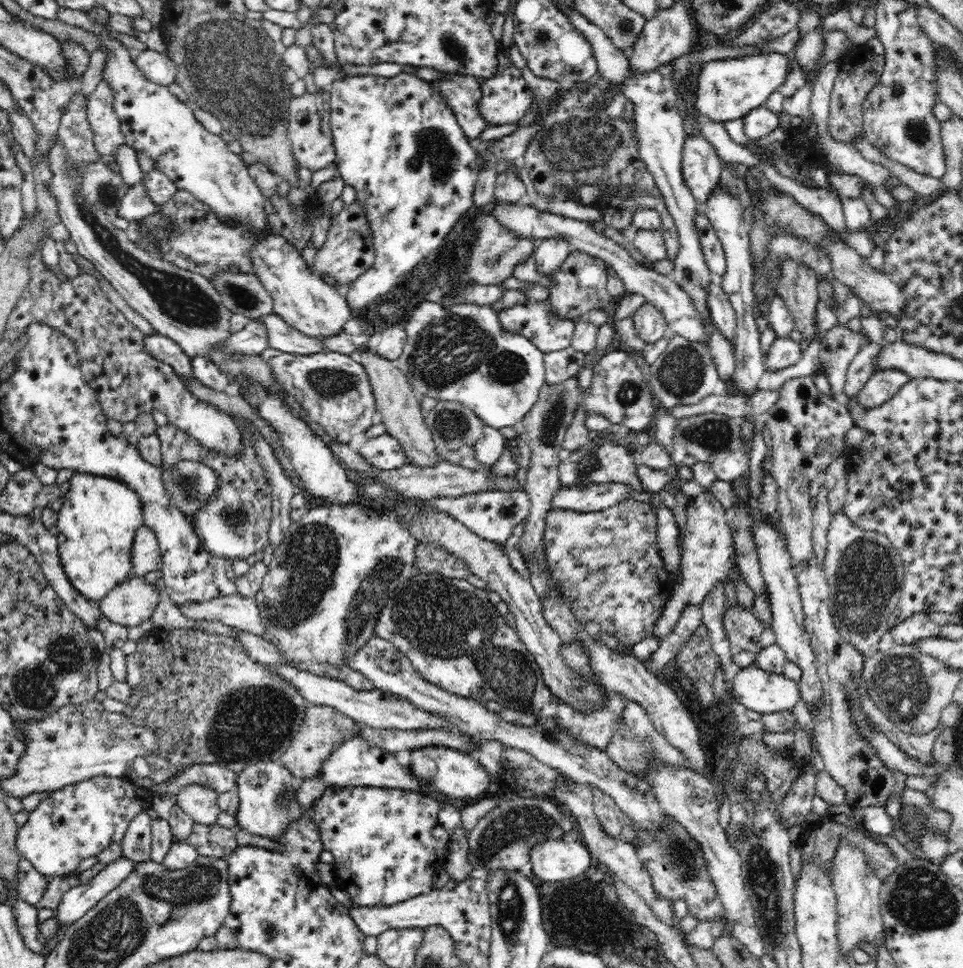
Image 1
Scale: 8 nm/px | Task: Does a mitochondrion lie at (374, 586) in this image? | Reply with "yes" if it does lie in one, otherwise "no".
yes

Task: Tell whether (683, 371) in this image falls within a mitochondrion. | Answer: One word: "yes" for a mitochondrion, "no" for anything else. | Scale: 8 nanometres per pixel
yes

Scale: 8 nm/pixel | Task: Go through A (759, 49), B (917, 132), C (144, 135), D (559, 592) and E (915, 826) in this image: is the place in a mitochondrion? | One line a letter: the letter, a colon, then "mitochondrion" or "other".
A: other
B: mitochondrion
C: other
D: other
E: mitochondrion

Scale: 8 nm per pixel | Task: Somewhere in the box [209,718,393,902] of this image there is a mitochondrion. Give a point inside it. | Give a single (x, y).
(282, 804)

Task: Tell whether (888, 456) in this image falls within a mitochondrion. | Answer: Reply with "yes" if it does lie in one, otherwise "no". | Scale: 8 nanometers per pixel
no

